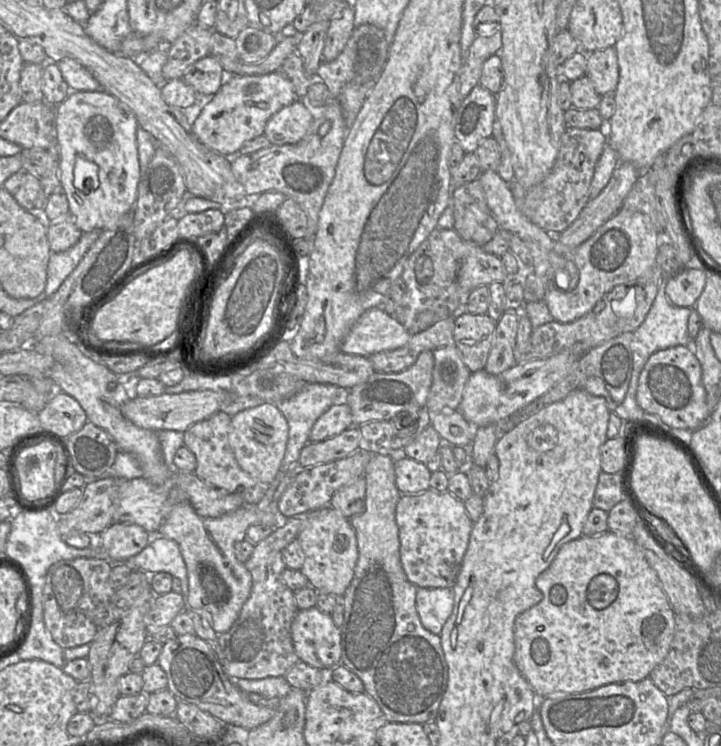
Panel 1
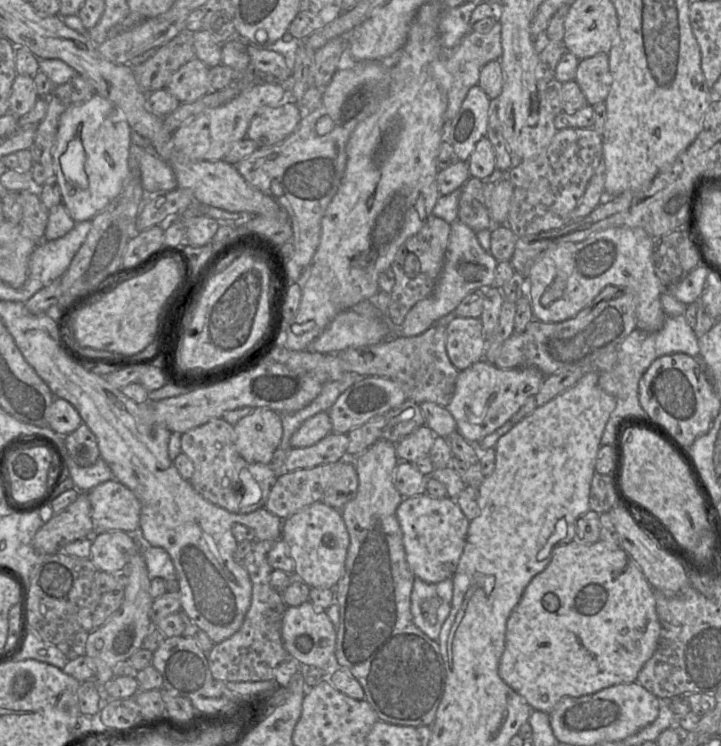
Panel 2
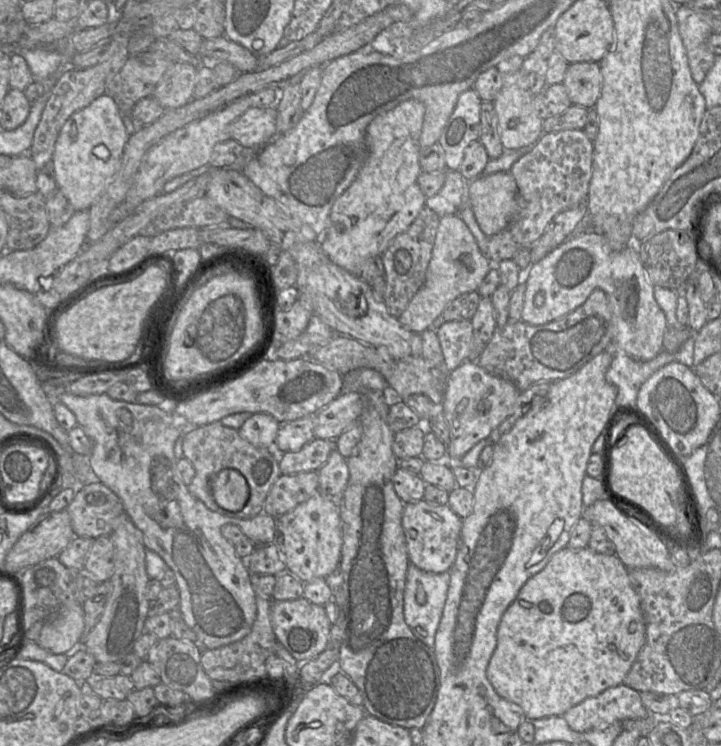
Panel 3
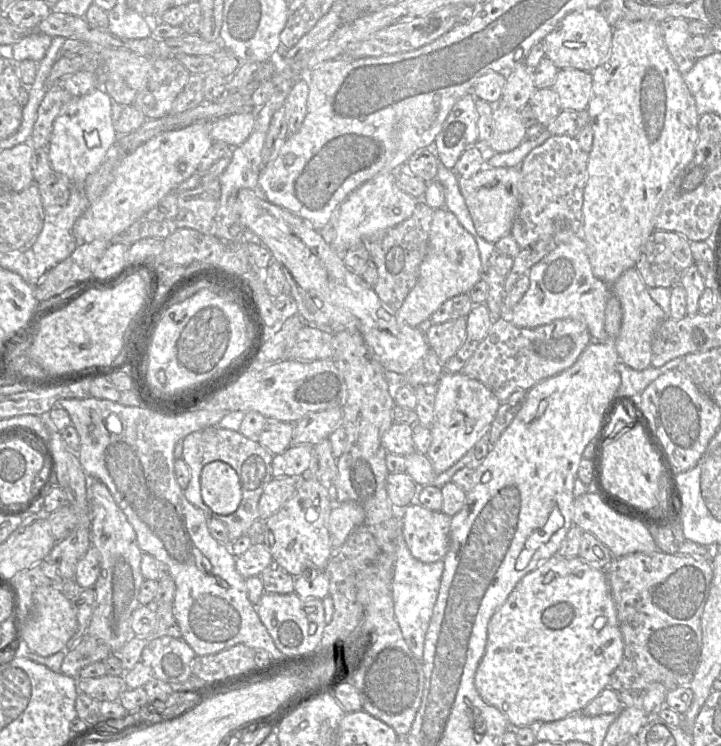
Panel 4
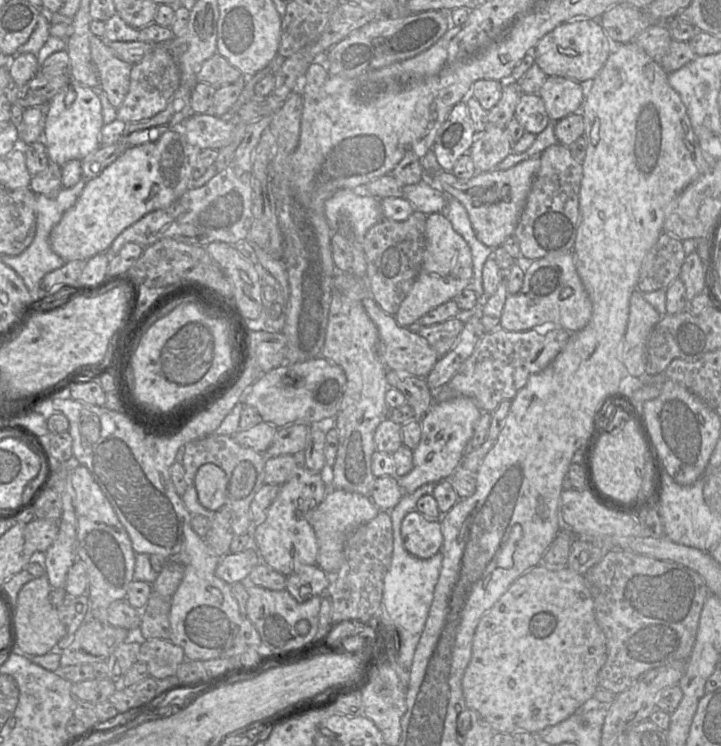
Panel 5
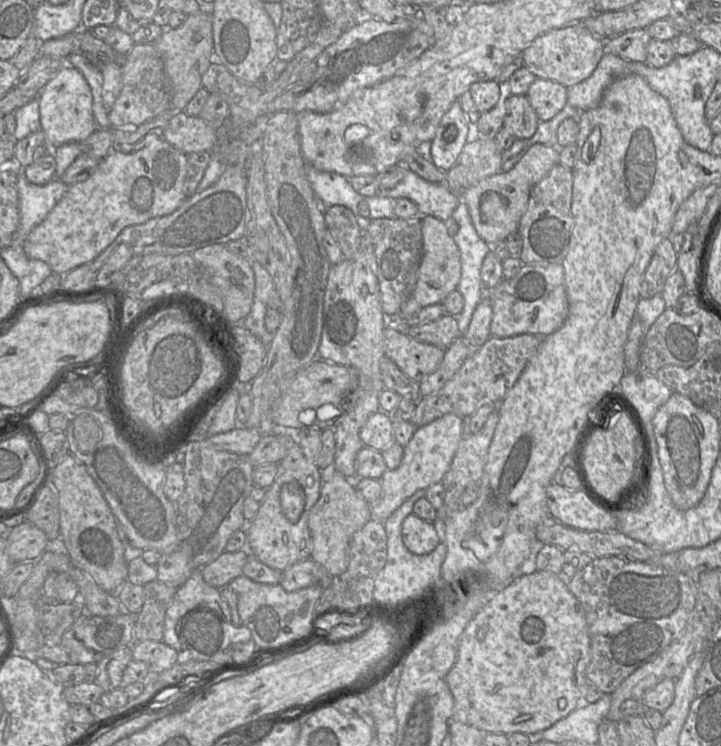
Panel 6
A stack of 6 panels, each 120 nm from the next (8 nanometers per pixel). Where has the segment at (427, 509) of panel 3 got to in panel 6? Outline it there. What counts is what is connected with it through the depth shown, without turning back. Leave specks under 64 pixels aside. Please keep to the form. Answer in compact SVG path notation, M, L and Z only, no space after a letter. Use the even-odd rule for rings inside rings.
M410 514L402 524L402 538L406 548L422 556L431 553L440 542L444 542L444 523L429 522Z

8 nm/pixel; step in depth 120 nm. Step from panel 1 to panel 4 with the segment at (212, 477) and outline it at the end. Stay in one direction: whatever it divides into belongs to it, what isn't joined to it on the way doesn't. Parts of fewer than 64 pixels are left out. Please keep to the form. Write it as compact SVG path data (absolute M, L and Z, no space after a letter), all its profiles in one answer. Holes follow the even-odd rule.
M216 426L192 432L183 439L182 459L190 470L190 480L184 490L186 499L194 506L200 508L209 518L219 520L228 529L229 543L243 535L247 535L255 521L259 519L258 504L266 485L273 479L272 459L273 455L258 441L253 441L243 436L239 431L233 431ZM222 461L229 464L237 473L241 490L242 500L238 509L230 515L220 515L204 503L201 496L200 477L205 465Z

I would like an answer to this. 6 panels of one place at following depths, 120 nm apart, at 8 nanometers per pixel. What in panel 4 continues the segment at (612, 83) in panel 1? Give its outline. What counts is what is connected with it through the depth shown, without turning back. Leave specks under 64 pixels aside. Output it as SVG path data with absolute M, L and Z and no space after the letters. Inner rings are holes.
M561 69L551 87L558 95L562 110L587 109L592 96L592 73L579 69Z

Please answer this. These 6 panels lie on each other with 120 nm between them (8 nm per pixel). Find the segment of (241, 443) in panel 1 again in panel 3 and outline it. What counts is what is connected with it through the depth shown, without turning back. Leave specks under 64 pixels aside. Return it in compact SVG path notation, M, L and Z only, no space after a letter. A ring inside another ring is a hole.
M254 413L239 428L239 435L258 448L277 448L275 439L280 423L266 413Z

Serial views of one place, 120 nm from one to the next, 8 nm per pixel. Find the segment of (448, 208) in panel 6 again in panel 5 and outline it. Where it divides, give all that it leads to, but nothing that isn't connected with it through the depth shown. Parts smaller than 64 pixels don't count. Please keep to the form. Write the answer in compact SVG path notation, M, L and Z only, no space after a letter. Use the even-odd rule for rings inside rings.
M424 179L417 184L404 185L402 197L412 204L414 211L420 211L426 215L445 213L447 196Z

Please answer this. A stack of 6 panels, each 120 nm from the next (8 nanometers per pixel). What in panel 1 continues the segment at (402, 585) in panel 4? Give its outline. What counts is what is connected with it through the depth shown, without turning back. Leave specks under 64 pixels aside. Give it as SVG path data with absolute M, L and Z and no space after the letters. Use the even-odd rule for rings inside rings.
M453 587L417 588L416 609L422 625L439 635L454 606Z

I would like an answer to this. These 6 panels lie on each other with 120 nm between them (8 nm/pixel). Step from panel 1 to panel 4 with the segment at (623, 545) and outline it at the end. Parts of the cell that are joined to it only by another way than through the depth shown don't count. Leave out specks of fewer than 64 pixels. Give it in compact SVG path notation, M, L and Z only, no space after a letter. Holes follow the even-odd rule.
M554 555L526 574L517 583L503 605L491 617L488 624L485 652L477 667L474 685L482 700L498 709L507 718L510 728L533 726L535 729L538 724L561 720L569 715L581 712L602 690L609 688L610 676L620 664L622 657L623 638L605 571L589 564L579 556L565 558Z

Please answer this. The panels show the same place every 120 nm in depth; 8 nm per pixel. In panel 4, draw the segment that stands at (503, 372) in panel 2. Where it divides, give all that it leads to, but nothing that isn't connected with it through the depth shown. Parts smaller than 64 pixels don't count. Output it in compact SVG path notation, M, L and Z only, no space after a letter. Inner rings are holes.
M444 372L435 386L434 421L430 428L431 446L426 454L436 474L441 474L458 462L490 426L501 405L484 384L461 372Z

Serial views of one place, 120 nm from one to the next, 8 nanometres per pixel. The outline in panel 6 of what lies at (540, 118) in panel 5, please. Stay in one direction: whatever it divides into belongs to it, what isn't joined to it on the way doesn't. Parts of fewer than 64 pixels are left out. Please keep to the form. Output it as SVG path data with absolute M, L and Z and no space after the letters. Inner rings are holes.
M505 94L506 108L503 127L510 129L518 139L529 139L537 130L540 122L526 95Z

